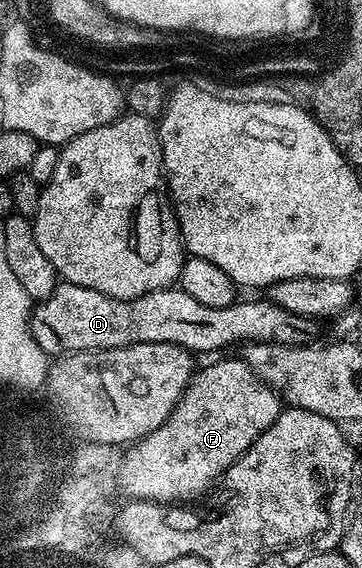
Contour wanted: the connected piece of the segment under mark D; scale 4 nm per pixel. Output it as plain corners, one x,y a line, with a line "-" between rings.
59,283
31,311
31,334
48,355
116,349
137,343
173,343
195,355
257,341
305,345
312,340
311,325
312,318
293,315
266,299
239,299
229,307
205,307
205,303
197,303
193,295
178,287
158,289
137,299
113,299
89,287

